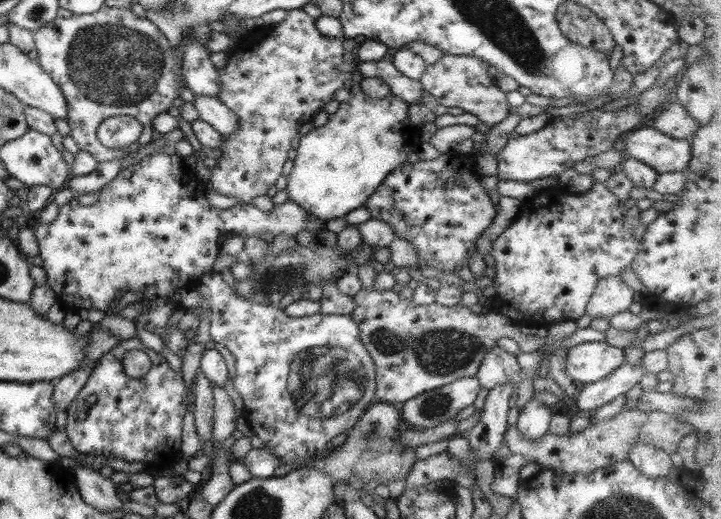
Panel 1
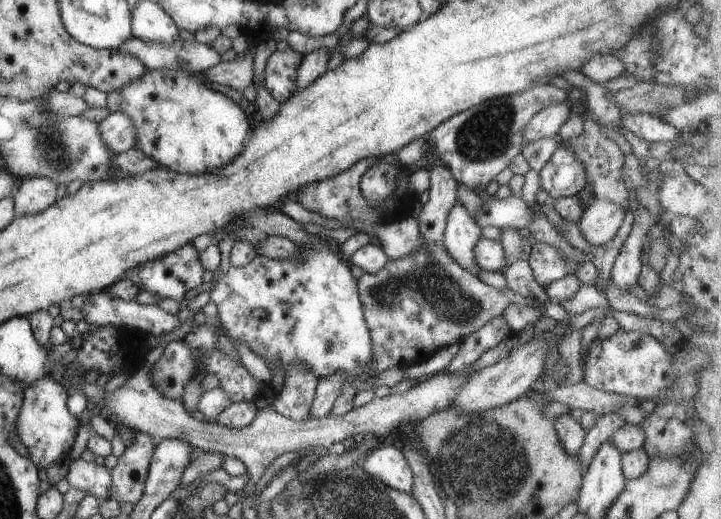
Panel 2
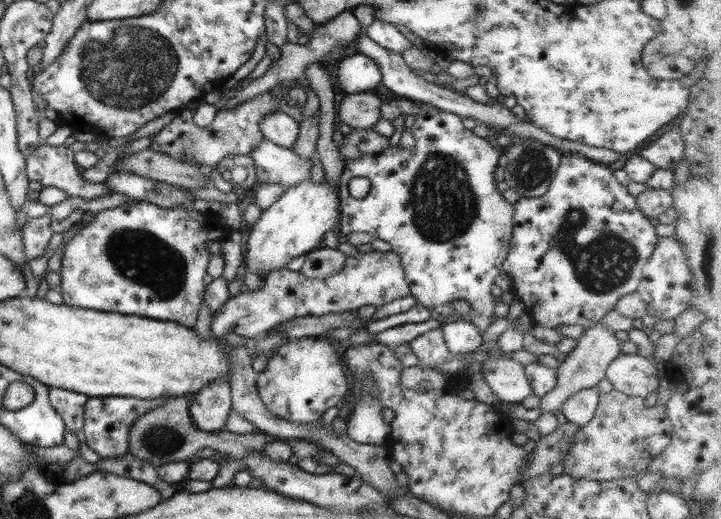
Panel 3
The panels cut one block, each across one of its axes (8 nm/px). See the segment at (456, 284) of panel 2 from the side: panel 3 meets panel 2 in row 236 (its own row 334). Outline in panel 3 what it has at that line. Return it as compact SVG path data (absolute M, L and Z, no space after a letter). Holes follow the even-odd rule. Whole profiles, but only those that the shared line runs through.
M439 326L410 340L407 346L417 357L416 366L421 370L437 371L435 364L441 364L441 362L445 362L450 358Z

